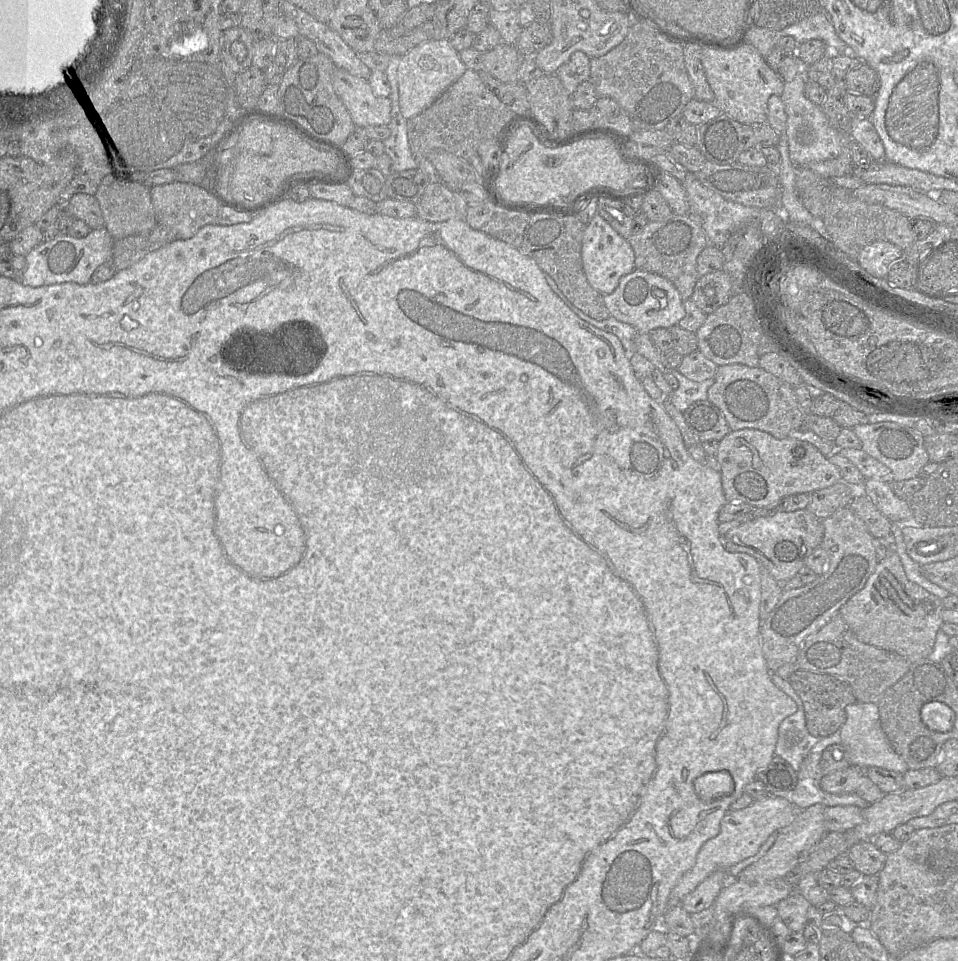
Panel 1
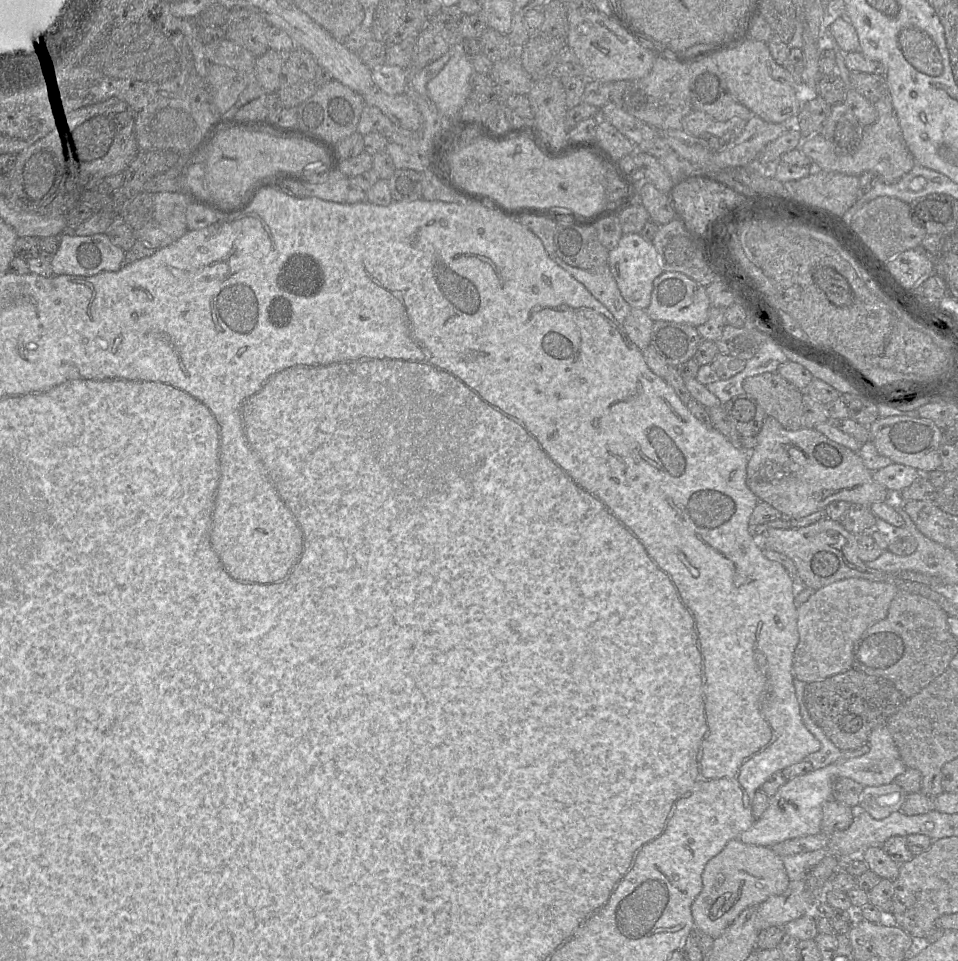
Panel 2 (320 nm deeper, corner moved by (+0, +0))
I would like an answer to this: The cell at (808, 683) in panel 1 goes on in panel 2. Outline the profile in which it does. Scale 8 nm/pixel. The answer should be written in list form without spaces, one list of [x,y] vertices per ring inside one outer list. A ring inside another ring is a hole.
[[[855,669],[806,684],[804,693],[805,705],[811,718],[842,752],[853,751],[868,744],[872,730],[881,725],[887,726],[889,718],[900,709],[905,700],[906,698],[891,681]]]

